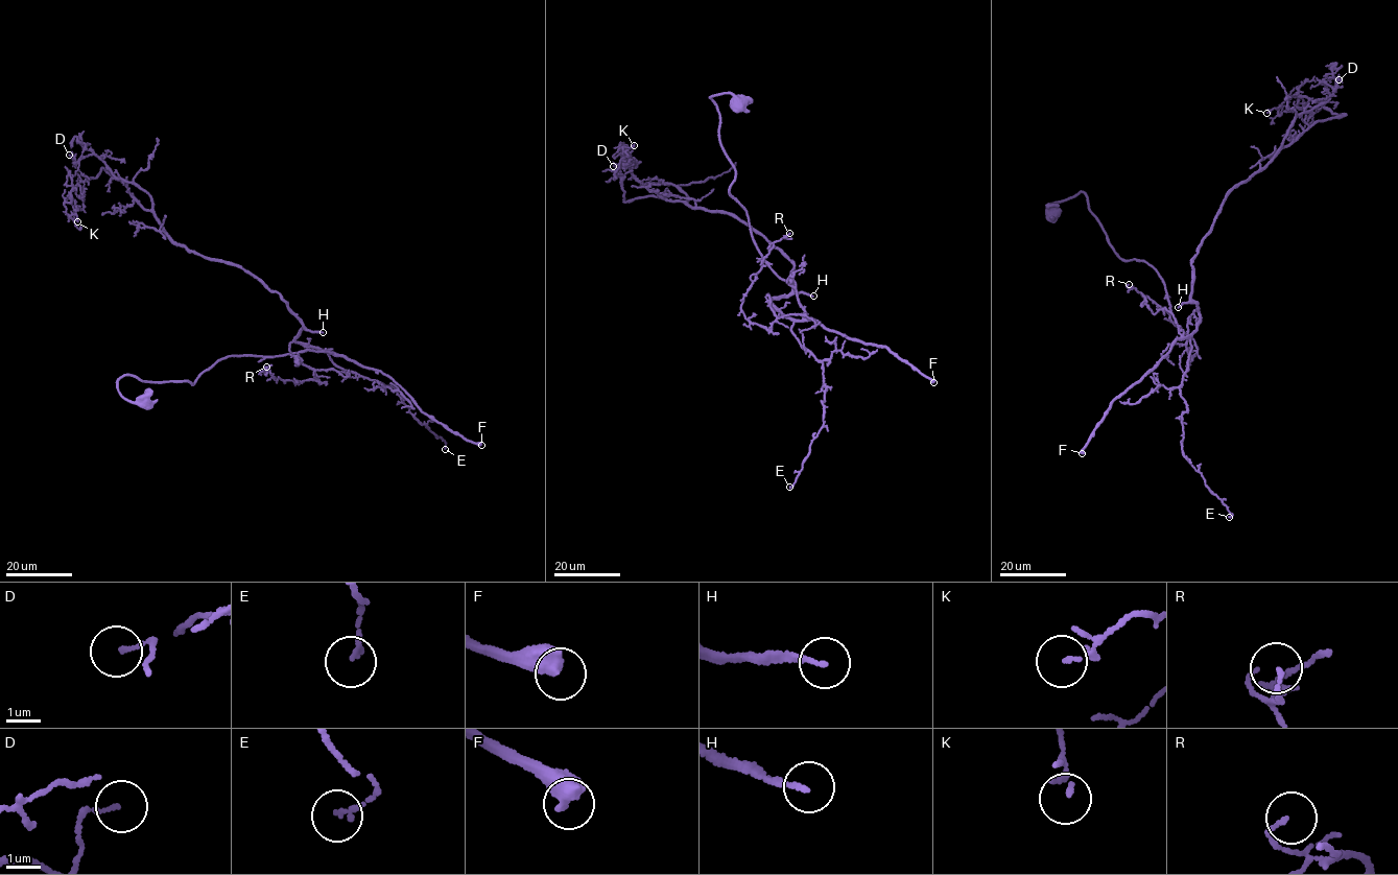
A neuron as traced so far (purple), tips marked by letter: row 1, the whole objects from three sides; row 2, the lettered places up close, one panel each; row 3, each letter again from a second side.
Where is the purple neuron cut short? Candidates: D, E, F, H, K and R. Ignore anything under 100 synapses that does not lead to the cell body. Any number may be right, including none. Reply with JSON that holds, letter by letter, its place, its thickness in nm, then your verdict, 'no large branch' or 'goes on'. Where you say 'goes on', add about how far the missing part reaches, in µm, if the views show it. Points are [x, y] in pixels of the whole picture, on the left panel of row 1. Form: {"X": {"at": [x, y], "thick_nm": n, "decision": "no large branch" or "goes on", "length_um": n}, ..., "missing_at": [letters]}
{"D": {"at": [69, 155], "thick_nm": 90, "decision": "no large branch"}, "E": {"at": [445, 449], "thick_nm": 130, "decision": "no large branch"}, "F": {"at": [481, 445], "thick_nm": 650, "decision": "goes on", "length_um": 110}, "H": {"at": [323, 332], "thick_nm": 120, "decision": "goes on", "length_um": 50}, "K": {"at": [77, 221], "thick_nm": 70, "decision": "no large branch"}, "R": {"at": [266, 367], "thick_nm": 110, "decision": "no large branch"}, "missing_at": ["F", "H"]}

